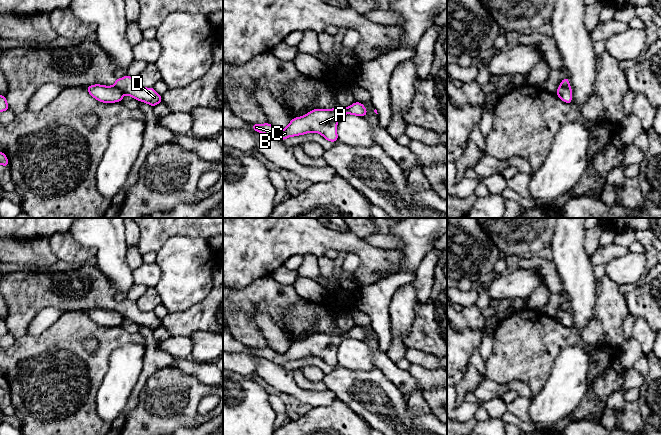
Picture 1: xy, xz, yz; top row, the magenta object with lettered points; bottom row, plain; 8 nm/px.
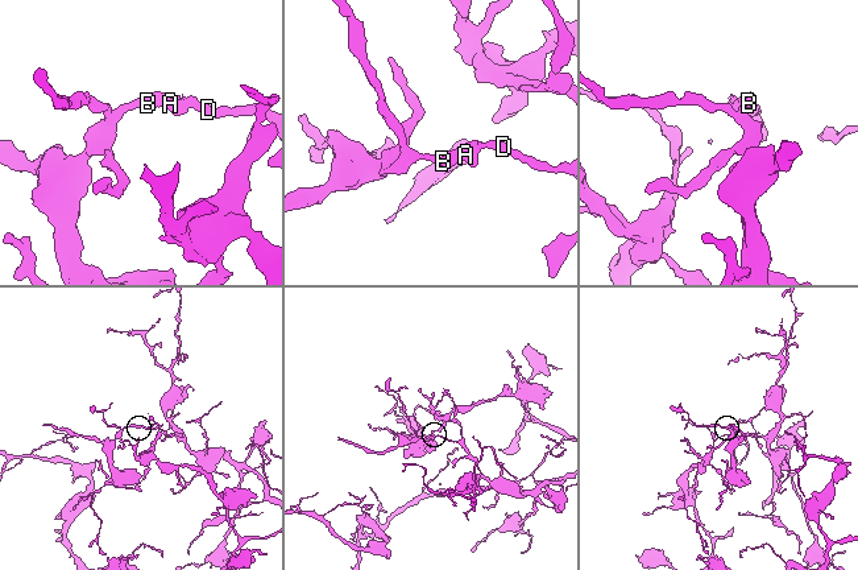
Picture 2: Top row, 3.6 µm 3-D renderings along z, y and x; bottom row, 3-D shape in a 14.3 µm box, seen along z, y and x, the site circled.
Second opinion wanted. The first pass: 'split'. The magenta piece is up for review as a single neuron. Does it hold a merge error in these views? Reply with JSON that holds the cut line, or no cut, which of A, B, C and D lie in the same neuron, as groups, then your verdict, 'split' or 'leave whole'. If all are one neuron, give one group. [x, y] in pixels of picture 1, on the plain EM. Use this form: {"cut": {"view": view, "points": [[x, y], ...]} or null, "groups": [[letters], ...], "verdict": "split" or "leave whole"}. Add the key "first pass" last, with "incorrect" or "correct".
{"cut": {"view": "xy", "points": [[114, 309], [124, 317]]}, "groups": [["A", "B", "C"], ["D"]], "verdict": "split", "first pass": "correct"}

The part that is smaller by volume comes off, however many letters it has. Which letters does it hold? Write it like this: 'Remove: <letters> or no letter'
Remove: A, B, C

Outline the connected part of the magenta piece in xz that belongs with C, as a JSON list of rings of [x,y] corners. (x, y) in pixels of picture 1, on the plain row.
[[[339,328],[331,334],[314,333],[304,340],[291,343],[284,354],[276,353],[269,347],[251,348],[251,351],[256,356],[266,358],[277,365],[309,356],[316,356],[328,365],[337,366],[338,358],[336,352],[337,346],[342,341],[342,334],[343,331]]]

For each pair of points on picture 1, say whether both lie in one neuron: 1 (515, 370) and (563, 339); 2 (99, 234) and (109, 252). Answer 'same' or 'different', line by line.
1: same
2: same

